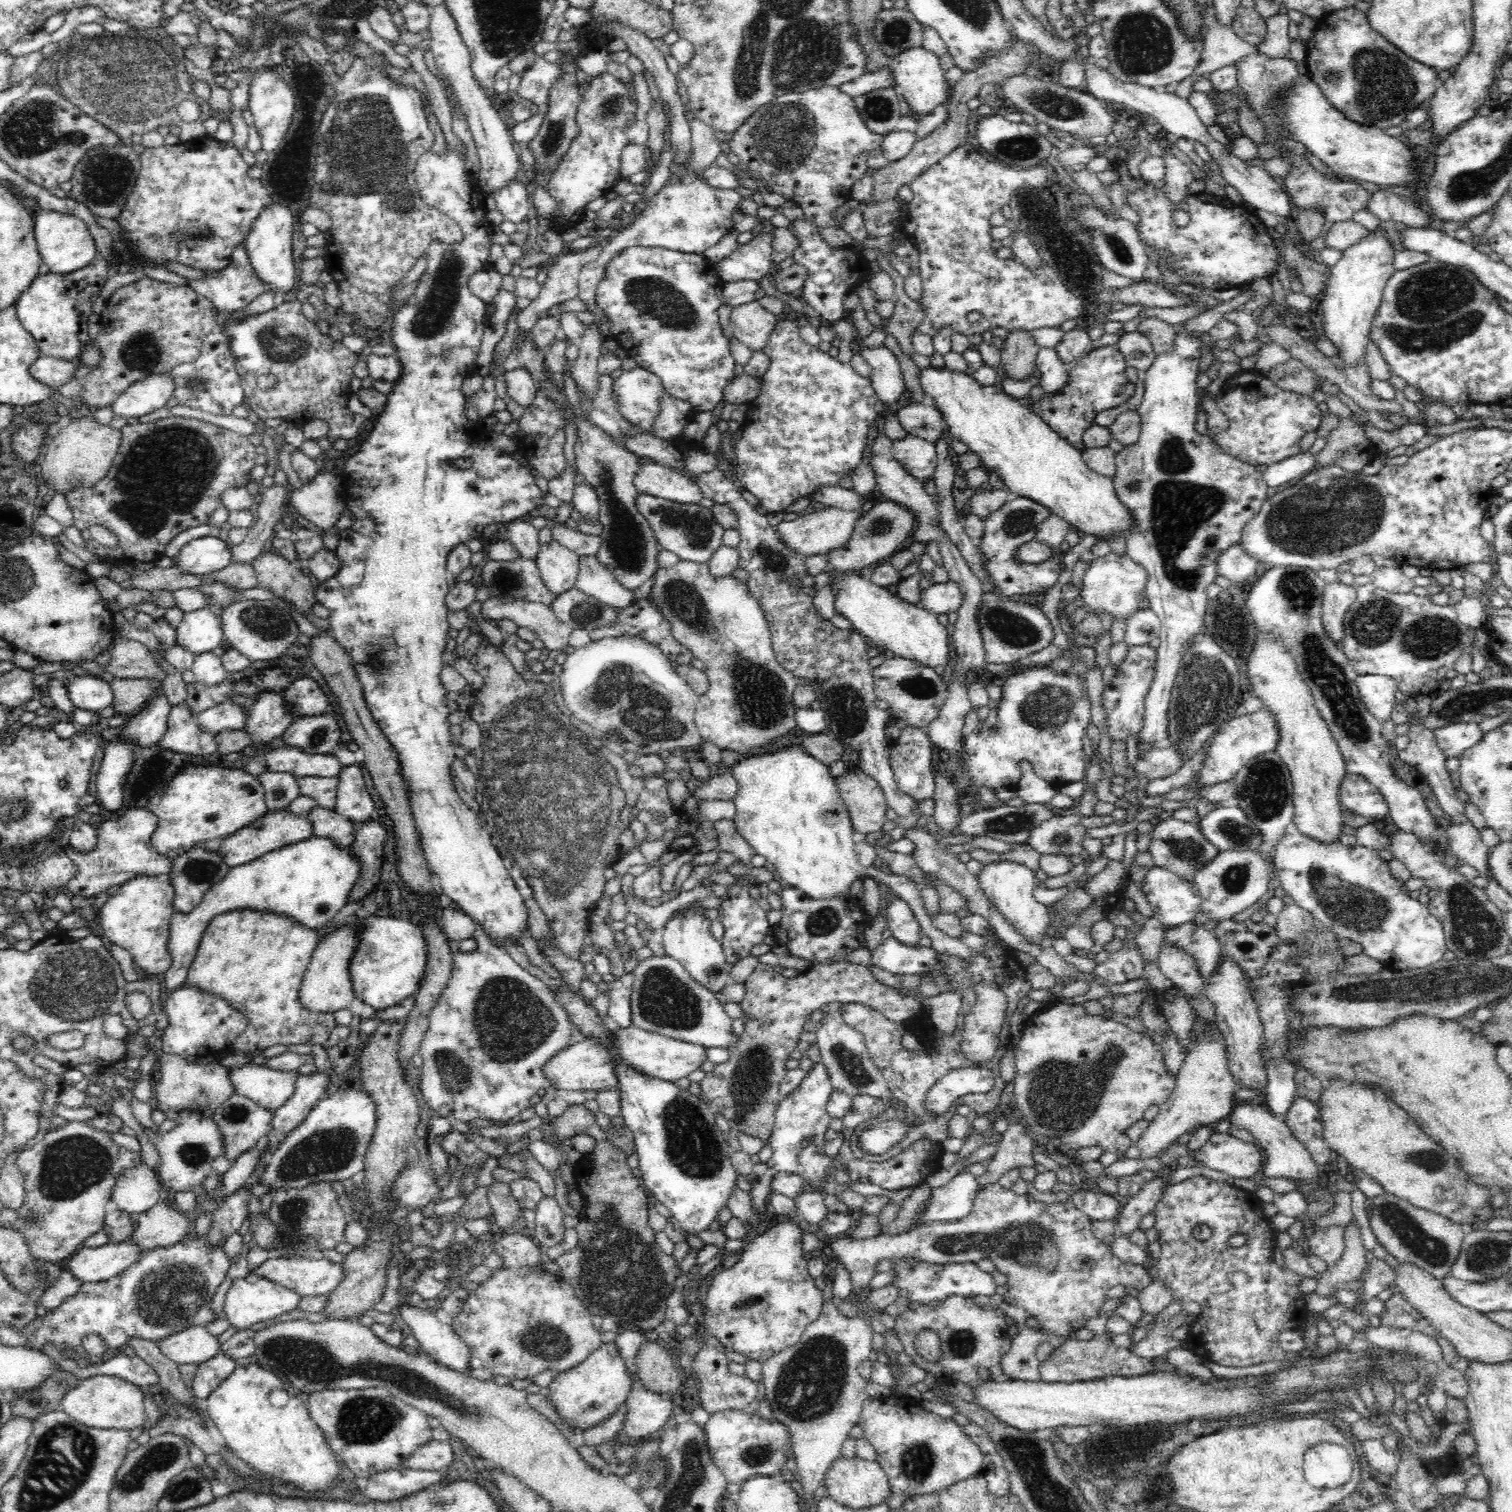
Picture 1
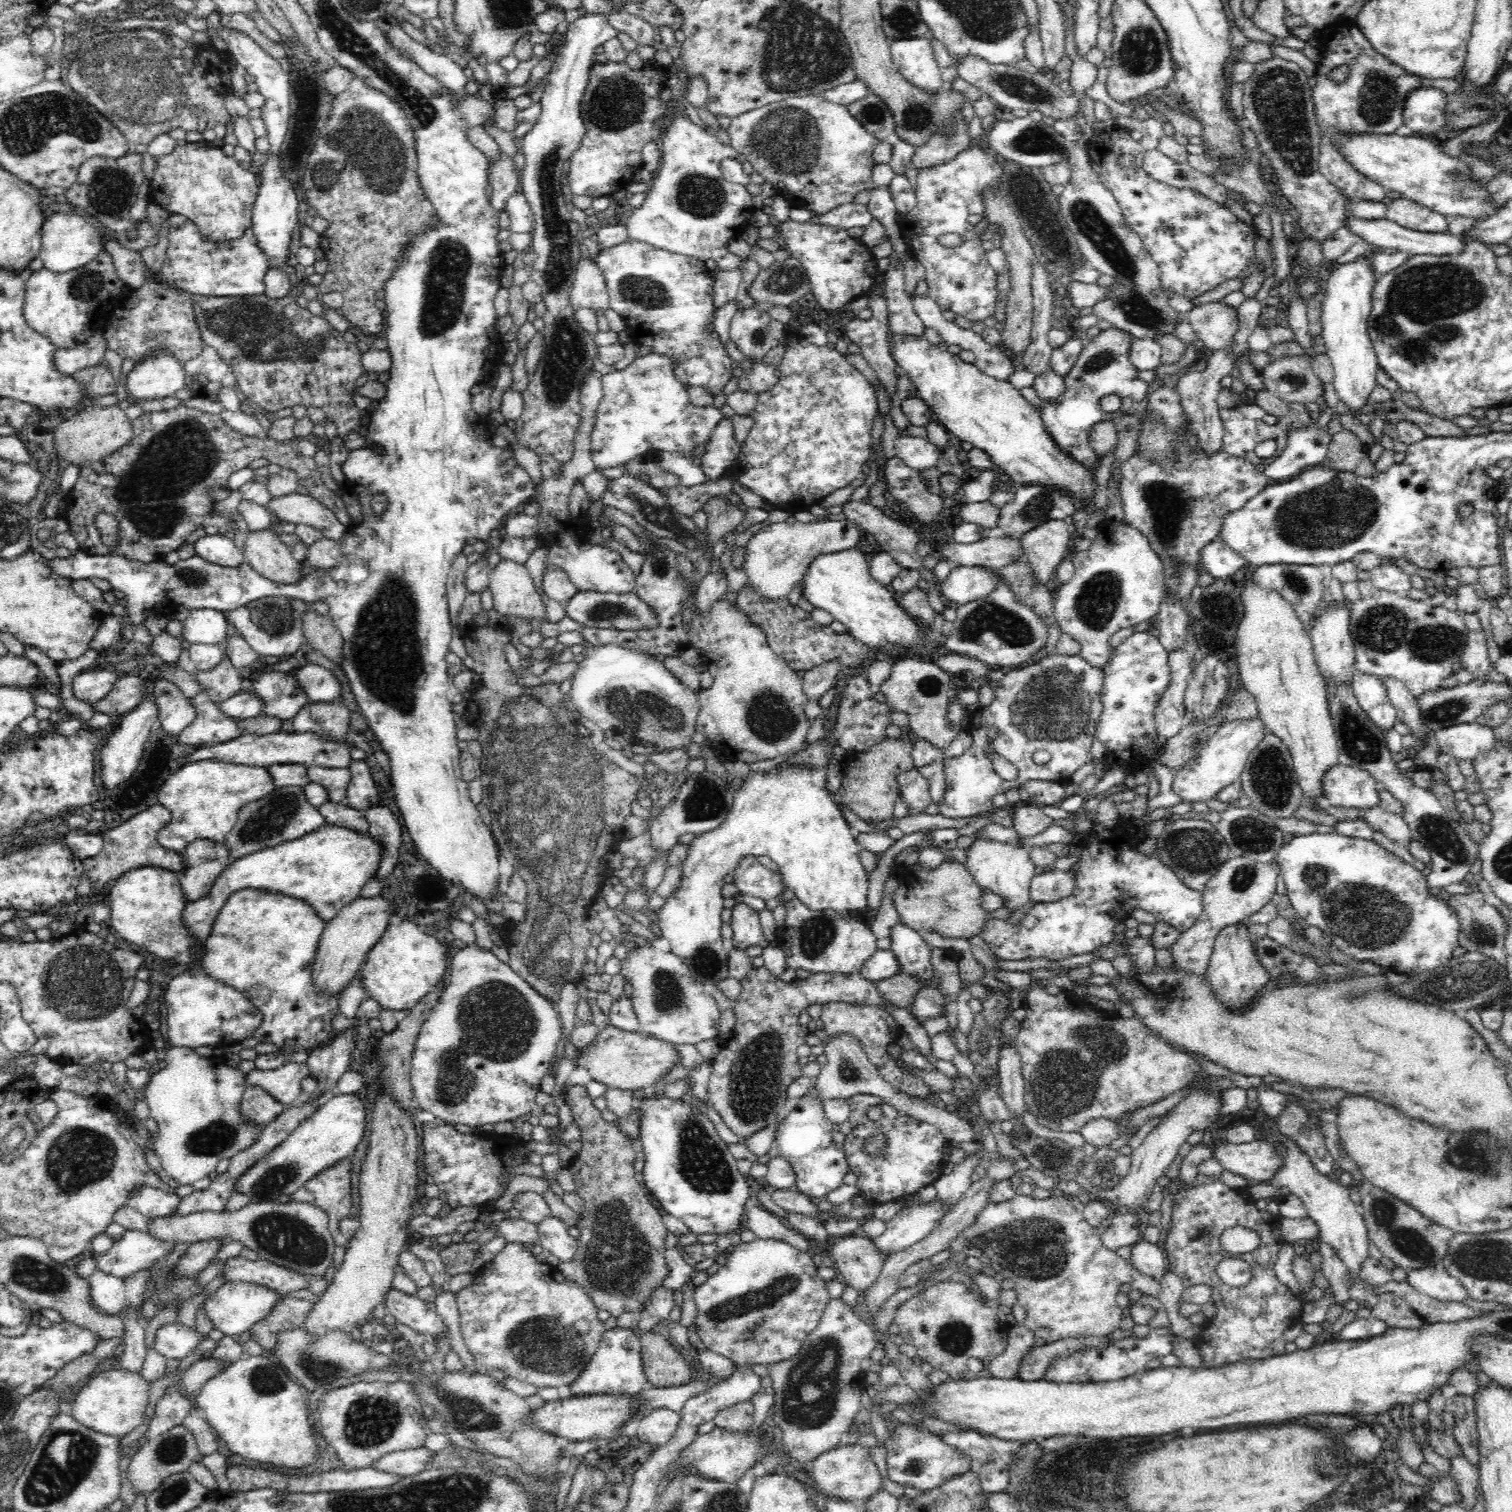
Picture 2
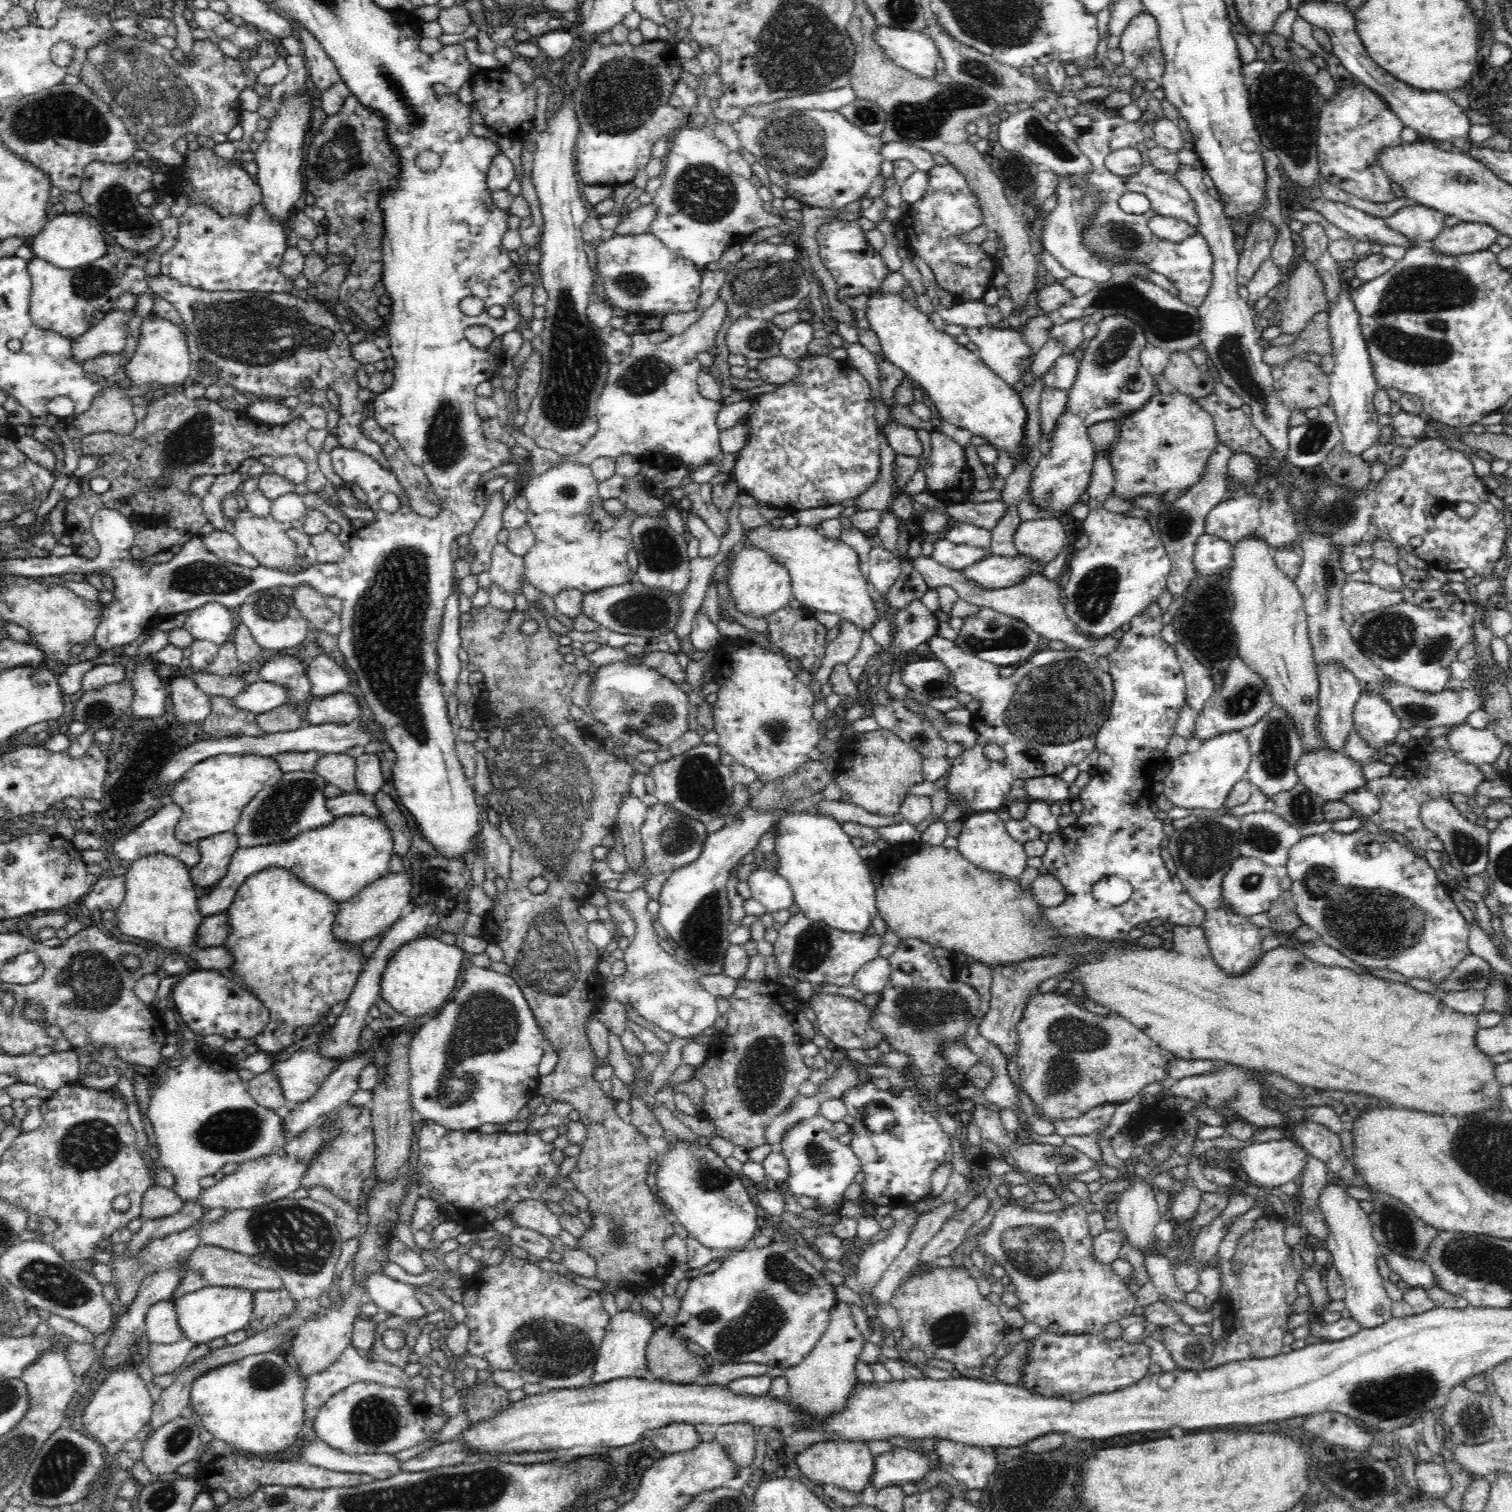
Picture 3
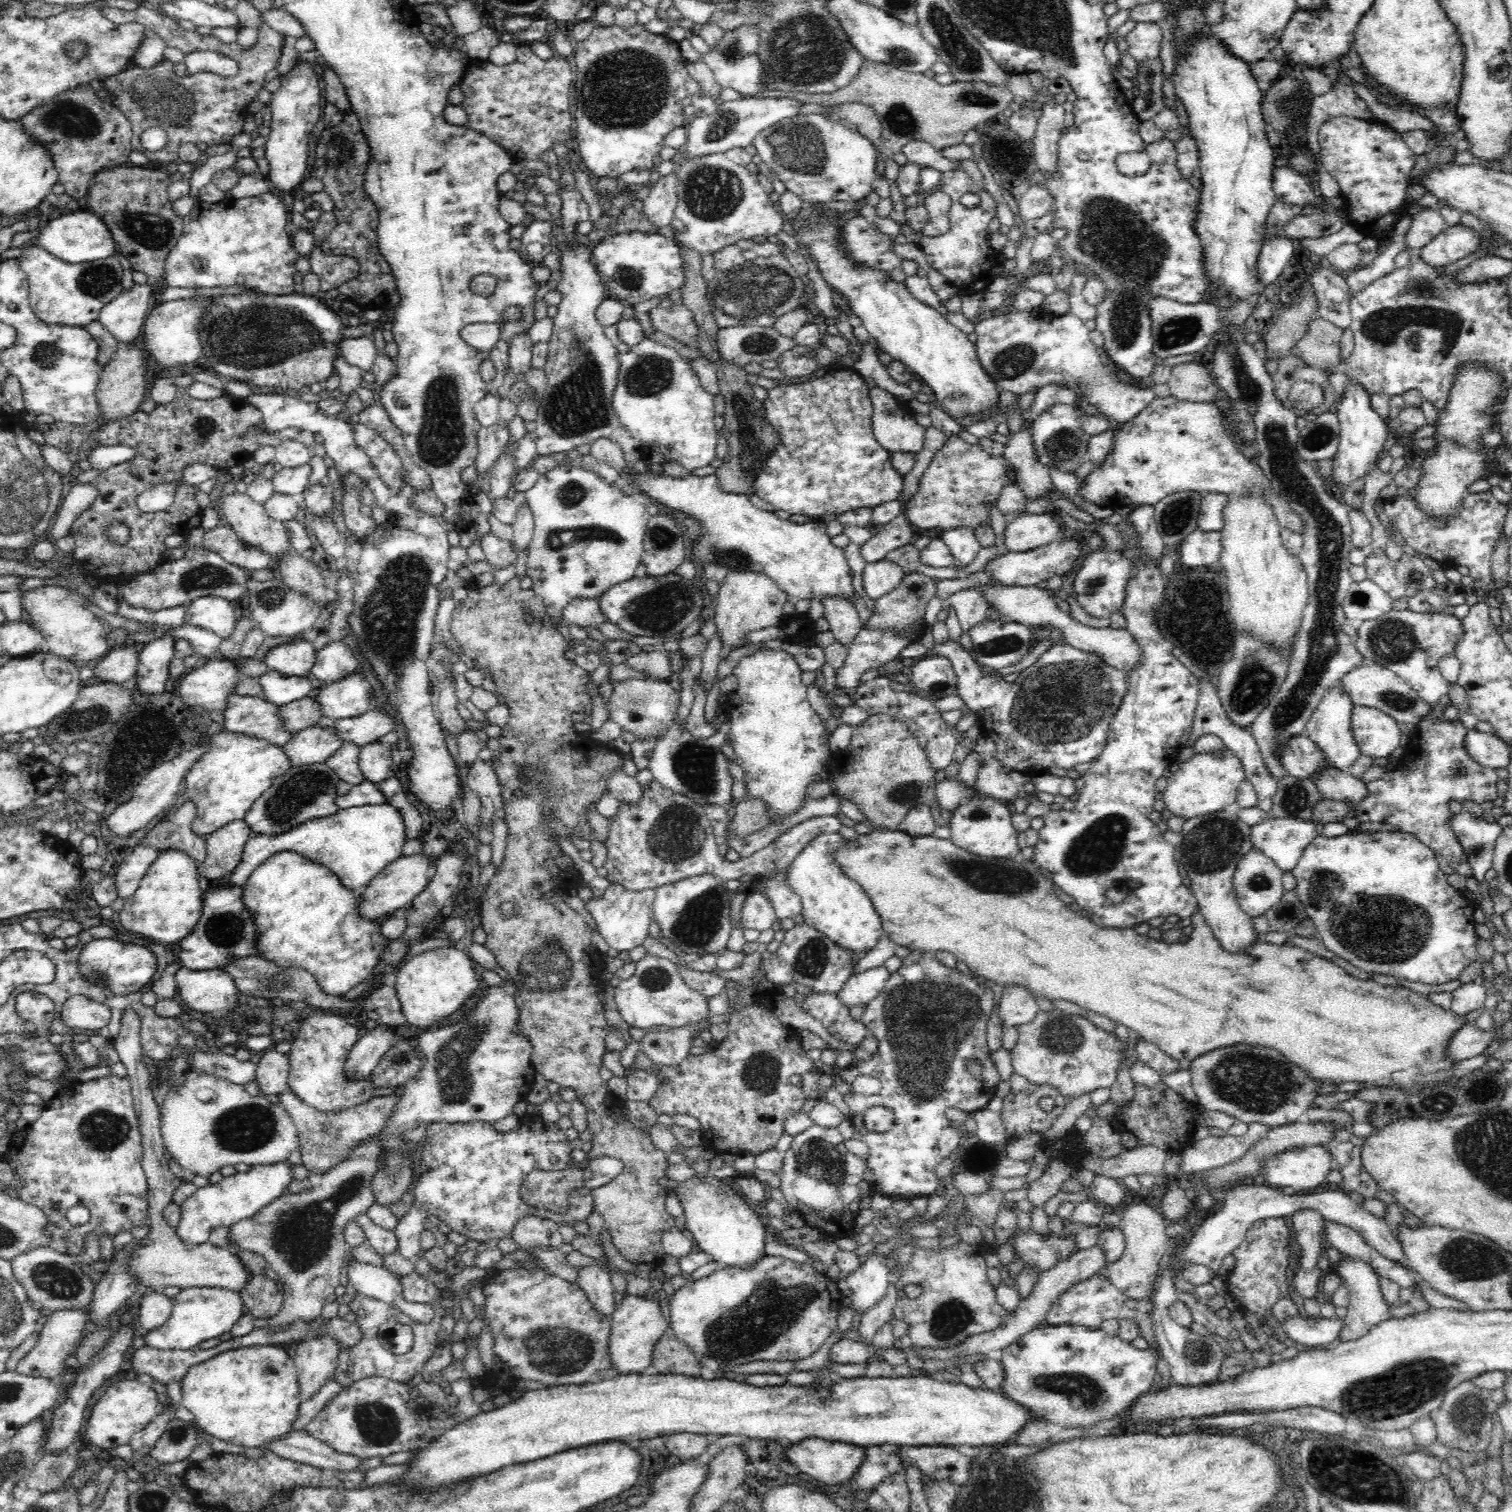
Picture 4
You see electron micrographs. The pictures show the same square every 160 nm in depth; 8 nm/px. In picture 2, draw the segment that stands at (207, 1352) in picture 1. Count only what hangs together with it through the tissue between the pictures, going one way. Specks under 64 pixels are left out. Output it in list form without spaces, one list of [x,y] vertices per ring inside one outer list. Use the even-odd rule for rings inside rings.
[[[180,1323],[160,1326],[154,1338],[154,1349],[166,1358],[183,1359],[194,1352],[205,1337]]]

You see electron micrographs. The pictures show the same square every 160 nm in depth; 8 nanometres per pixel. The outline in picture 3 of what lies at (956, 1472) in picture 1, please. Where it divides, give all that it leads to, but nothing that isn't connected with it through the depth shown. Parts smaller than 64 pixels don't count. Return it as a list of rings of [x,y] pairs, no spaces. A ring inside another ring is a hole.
[[[893,1448],[892,1452],[884,1452],[875,1458],[875,1472],[871,1478],[871,1484],[879,1489],[885,1486],[901,1486],[908,1480],[922,1478],[934,1456],[924,1456],[916,1450],[906,1448]]]

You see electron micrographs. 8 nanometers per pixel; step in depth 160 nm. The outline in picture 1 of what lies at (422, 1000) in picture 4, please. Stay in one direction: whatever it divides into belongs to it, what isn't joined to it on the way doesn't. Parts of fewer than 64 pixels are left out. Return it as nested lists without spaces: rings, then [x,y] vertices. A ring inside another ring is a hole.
[[[361,912],[355,922],[357,943],[349,958],[349,975],[356,996],[376,1011],[400,1004],[418,990],[426,970],[425,940],[417,921]]]

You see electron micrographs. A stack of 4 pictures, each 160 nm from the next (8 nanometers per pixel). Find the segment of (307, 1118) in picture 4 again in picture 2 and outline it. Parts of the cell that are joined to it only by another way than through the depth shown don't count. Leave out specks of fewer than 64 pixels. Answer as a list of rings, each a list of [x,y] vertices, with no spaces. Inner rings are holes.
[[[342,1160],[332,1168],[324,1169],[322,1173],[318,1173],[290,1194],[289,1202],[310,1204],[324,1212],[336,1246],[349,1245],[348,1240],[340,1233],[338,1224],[340,1220],[350,1216],[349,1212],[352,1208],[350,1168],[352,1168],[352,1161]]]

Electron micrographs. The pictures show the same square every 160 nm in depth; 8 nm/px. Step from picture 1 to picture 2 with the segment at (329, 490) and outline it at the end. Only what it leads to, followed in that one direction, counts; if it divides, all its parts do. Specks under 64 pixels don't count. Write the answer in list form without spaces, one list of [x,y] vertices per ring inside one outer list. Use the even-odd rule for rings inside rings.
[[[293,493],[280,498],[273,498],[267,508],[274,514],[275,519],[283,522],[293,522],[296,525],[310,525],[322,531],[322,536],[336,542],[350,528],[344,526],[330,508],[314,499],[310,494]]]

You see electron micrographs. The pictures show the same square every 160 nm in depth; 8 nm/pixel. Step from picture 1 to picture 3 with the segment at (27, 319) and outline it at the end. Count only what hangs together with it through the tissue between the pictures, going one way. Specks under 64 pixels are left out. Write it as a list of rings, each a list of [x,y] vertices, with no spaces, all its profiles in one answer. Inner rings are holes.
[[[168,215],[160,221],[162,225],[162,242],[156,244],[154,250],[144,252],[144,255],[138,252],[132,252],[122,248],[119,244],[111,242],[104,253],[104,256],[77,266],[75,269],[61,269],[54,265],[50,265],[48,261],[34,255],[28,263],[28,272],[31,276],[31,294],[29,295],[29,313],[32,321],[41,329],[52,330],[54,333],[60,333],[62,337],[68,337],[69,340],[76,340],[79,336],[86,333],[93,326],[96,326],[112,308],[112,304],[118,300],[118,296],[122,292],[131,292],[140,295],[148,290],[144,268],[148,261],[158,260],[164,253],[168,252],[171,246],[174,246],[180,226],[180,217],[172,217]]]

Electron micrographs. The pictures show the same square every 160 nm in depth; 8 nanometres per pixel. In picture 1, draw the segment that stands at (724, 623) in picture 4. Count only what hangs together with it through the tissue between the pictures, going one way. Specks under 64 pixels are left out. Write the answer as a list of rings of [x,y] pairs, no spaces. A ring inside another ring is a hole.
[[[825,507],[823,510],[798,516],[795,520],[783,520],[777,525],[779,537],[790,546],[796,554],[805,558],[816,554],[828,554],[836,548],[842,548],[850,540],[856,520],[860,518],[860,507],[855,509]]]

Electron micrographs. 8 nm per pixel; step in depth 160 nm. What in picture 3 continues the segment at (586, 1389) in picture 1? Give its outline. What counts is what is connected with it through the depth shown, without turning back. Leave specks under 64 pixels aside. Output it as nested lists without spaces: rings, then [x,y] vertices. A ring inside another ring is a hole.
[[[628,1309],[618,1311],[615,1316],[612,1316],[593,1367],[590,1383],[596,1385],[626,1378],[647,1378],[650,1375],[647,1365],[647,1347],[657,1327],[656,1320],[646,1316],[643,1311],[633,1312]]]

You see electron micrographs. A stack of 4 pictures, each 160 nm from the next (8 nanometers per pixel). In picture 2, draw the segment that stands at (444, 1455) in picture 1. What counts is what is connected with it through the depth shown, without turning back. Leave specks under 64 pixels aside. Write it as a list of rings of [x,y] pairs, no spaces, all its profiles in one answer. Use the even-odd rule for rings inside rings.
[[[426,1447],[404,1450],[392,1454],[384,1454],[371,1467],[376,1470],[387,1471],[388,1474],[407,1477],[430,1468],[433,1456],[434,1452],[428,1450]]]

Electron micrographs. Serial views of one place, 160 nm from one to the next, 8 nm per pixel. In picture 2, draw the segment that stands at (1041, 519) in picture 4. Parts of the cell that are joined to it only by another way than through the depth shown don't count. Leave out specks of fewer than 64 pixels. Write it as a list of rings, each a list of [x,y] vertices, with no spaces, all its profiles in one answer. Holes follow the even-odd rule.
[[[1049,518],[1019,539],[1025,560],[1034,569],[1034,576],[1038,581],[1055,584],[1054,572],[1058,564],[1067,557],[1074,535],[1071,523],[1067,520]]]

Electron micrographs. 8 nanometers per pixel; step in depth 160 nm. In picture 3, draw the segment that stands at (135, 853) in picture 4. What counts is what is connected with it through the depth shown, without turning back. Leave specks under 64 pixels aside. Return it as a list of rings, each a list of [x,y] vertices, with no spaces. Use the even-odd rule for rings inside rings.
[[[100,876],[93,890],[82,899],[80,905],[89,916],[94,912],[117,910],[125,898],[124,876]]]

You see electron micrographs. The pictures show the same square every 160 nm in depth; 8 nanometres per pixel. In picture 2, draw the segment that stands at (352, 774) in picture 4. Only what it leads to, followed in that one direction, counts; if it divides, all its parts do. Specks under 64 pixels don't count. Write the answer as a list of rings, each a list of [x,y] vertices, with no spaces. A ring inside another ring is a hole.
[[[318,765],[307,768],[310,781],[316,782],[328,791],[328,801],[342,803],[346,798],[346,790],[350,784],[350,769],[348,767],[324,769]]]

